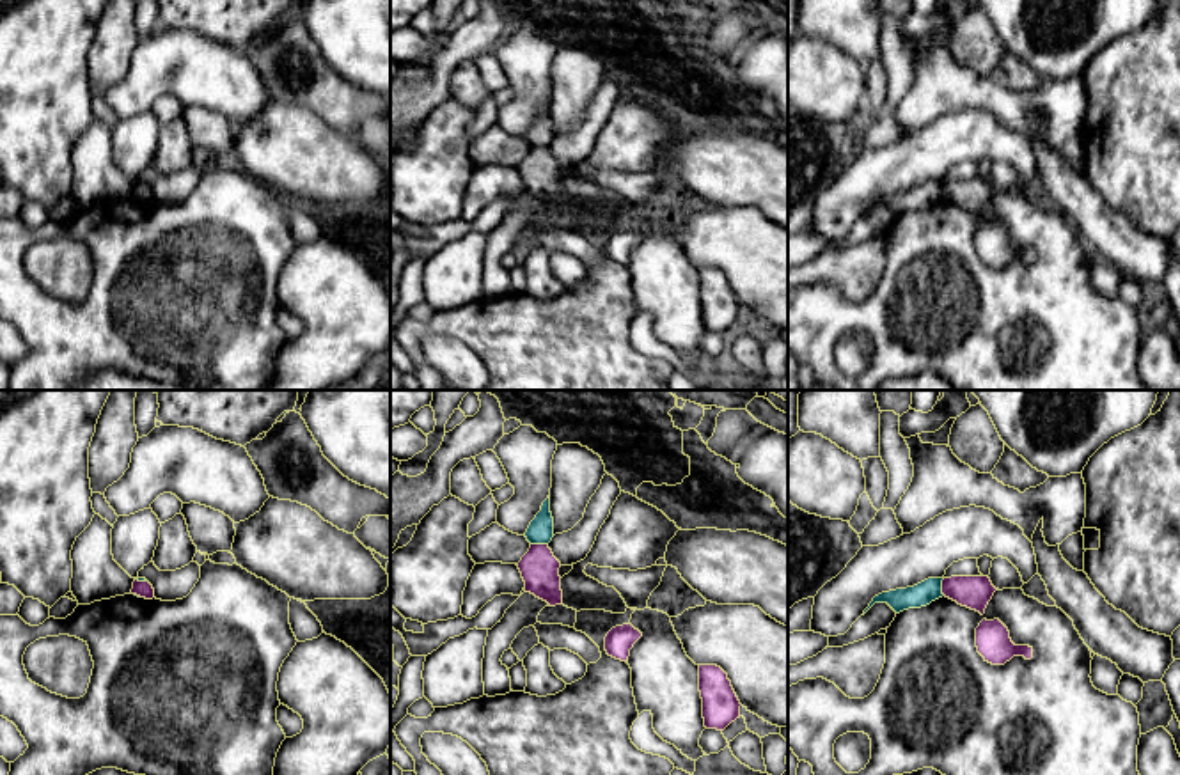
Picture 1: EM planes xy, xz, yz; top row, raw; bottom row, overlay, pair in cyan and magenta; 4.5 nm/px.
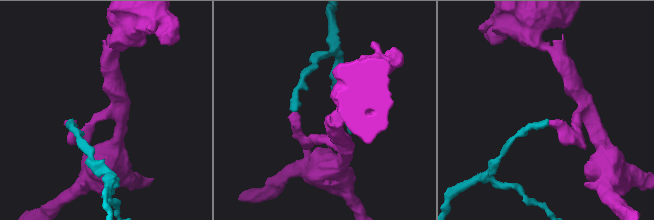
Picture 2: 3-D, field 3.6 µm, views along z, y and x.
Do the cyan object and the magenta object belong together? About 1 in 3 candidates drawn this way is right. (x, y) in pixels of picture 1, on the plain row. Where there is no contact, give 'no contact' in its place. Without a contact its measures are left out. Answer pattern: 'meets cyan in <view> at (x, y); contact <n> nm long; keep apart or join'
meets cyan in xz at (540, 146); contact 80 nm long; keep apart

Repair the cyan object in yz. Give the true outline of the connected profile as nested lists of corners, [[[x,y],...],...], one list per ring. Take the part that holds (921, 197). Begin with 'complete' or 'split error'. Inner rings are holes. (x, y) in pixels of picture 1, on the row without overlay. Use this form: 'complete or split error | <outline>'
complete | [[[928,181],[914,190],[907,192],[896,192],[889,195],[882,195],[873,200],[869,209],[864,213],[864,216],[875,207],[875,206],[887,206],[896,216],[909,213],[909,211],[921,211],[930,207],[932,204],[942,200],[942,183],[944,181]]]

